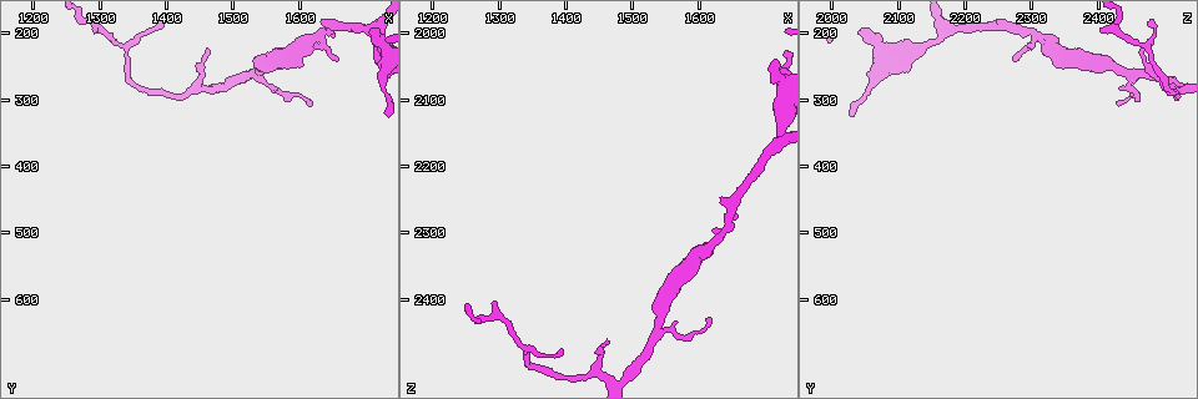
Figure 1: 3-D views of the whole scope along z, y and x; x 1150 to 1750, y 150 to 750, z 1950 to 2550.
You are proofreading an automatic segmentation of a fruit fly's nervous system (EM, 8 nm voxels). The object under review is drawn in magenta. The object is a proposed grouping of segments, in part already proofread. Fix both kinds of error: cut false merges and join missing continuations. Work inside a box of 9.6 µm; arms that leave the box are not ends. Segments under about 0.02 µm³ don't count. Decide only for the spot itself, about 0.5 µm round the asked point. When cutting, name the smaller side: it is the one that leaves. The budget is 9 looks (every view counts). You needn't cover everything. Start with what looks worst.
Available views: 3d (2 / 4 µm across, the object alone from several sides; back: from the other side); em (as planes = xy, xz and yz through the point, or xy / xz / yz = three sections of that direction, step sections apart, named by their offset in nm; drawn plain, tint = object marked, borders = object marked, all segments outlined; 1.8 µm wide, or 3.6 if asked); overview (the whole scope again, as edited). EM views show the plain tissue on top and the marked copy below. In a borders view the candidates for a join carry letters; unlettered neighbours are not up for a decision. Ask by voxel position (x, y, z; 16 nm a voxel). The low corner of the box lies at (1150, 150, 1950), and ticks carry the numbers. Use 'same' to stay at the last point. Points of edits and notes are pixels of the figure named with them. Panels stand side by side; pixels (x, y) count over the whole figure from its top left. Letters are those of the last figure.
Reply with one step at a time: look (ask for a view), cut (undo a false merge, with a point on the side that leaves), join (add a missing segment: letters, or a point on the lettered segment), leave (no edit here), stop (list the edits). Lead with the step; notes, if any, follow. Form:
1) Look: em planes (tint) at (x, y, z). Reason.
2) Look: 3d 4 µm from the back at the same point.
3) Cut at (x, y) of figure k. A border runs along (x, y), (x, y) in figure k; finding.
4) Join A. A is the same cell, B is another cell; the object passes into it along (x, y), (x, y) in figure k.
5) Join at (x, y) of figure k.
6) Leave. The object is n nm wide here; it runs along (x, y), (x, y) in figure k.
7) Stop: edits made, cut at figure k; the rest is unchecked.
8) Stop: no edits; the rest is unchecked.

Look: 3d 4 µm at (1715, 195, 2045). Branch stops here.

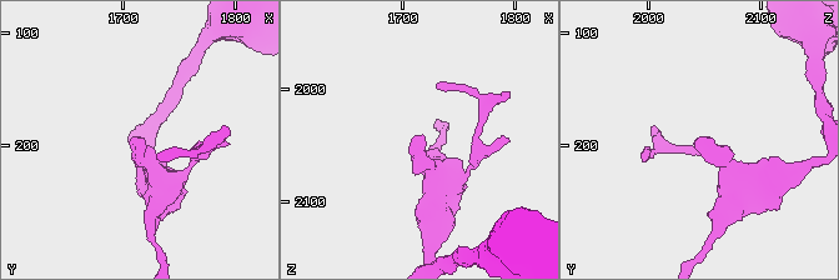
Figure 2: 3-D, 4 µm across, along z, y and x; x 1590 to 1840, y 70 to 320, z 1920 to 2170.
Look: em planes (borders) at (1720, 198, 2040). Now the EM.

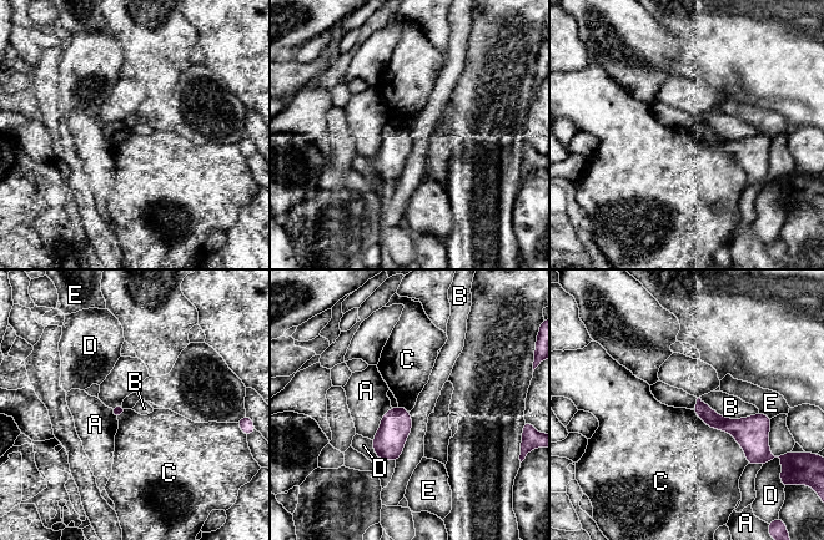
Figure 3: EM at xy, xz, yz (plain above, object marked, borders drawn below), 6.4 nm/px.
Leave. A, B, C, D and E are other cells; a border runs along (692, 410), (727, 430), (747, 464) in figure 3; no lettered segment goes on from it.

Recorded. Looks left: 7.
Look: 3d 4 µm at (1460, 220, 2465). Tapers out.

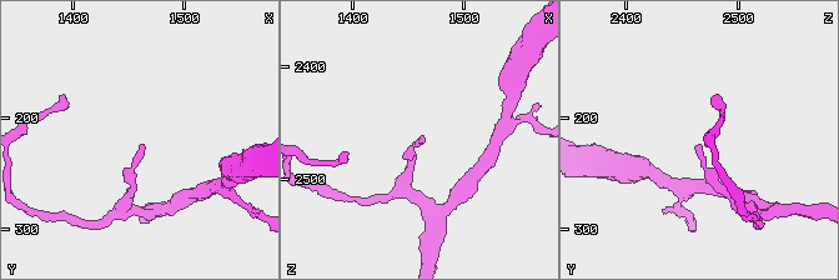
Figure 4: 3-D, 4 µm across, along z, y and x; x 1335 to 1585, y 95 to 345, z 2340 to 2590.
Look: em planes (borders) at (1460, 222, 2466). Now the EM.

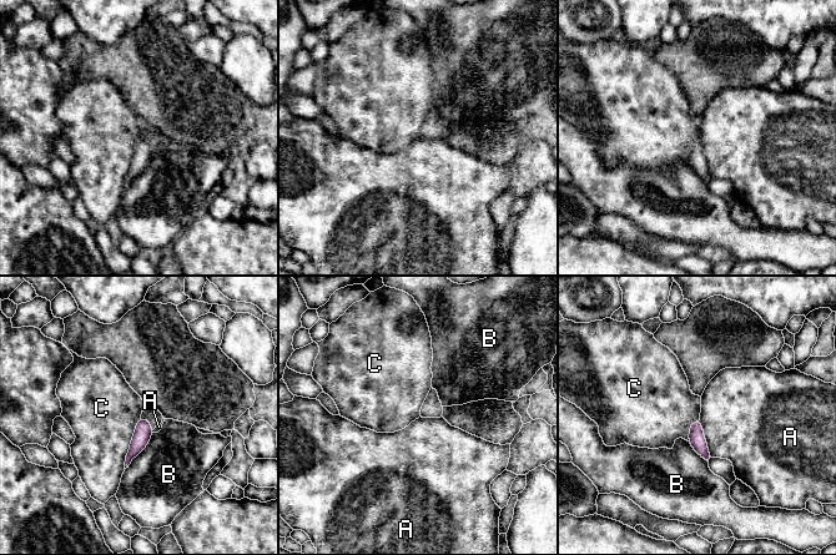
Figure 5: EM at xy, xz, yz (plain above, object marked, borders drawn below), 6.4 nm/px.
Leave. The longest contact is with C, 360 nm; A, B and C are other cells; no lettered segment goes on from it.

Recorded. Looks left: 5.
Look: 3d 4 µm at (1660, 240, 2275). Branch stops here.

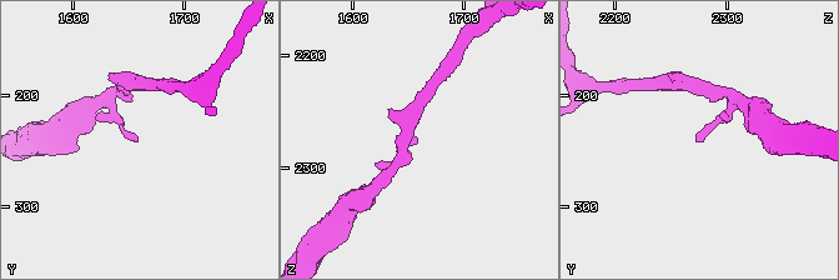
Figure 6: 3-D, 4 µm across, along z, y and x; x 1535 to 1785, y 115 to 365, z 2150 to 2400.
Look: em xy step 16 (borders) at (1660, 238, 2274).

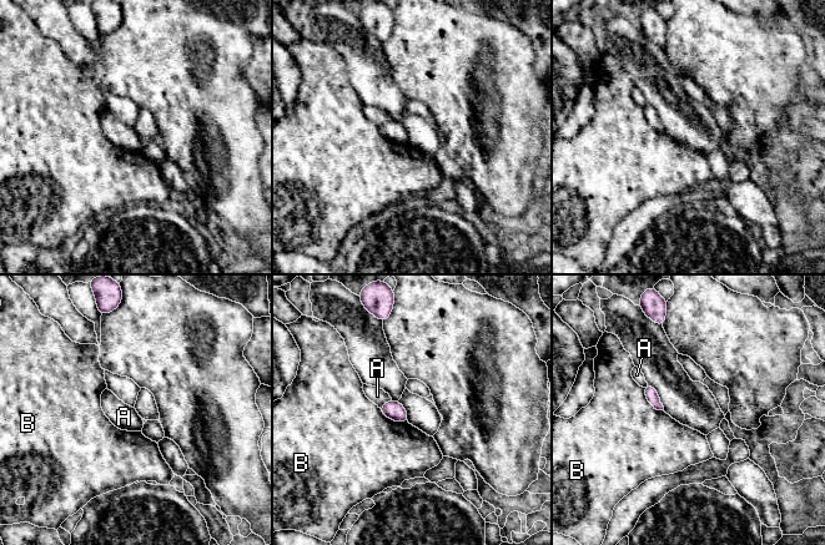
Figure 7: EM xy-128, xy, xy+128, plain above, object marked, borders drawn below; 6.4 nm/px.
Look: em planes (borders) at the same point. Another direction.

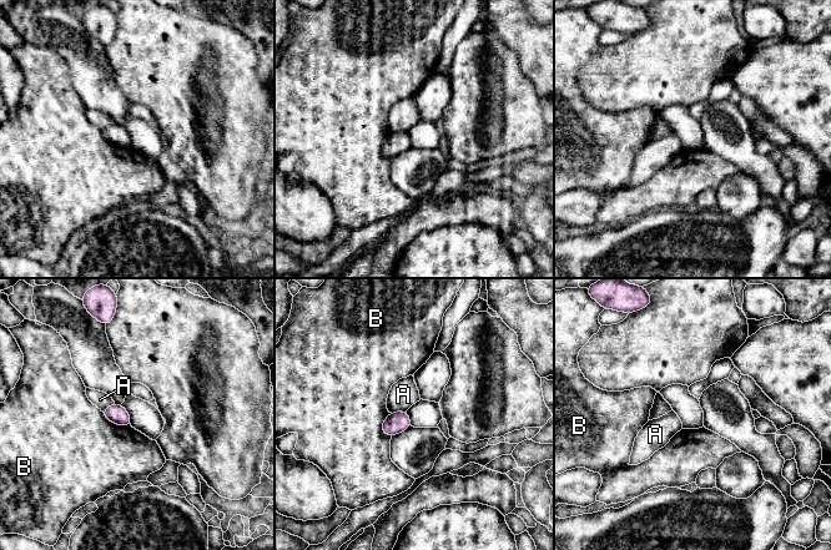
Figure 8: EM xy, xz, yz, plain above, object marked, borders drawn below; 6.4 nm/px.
Leave. The object is 120 nm wide here; A and B are other cells; no lettered segment goes on from it.

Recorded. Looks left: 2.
Look: em 3.6 µm planes (borders) at (1615, 305, 2430).

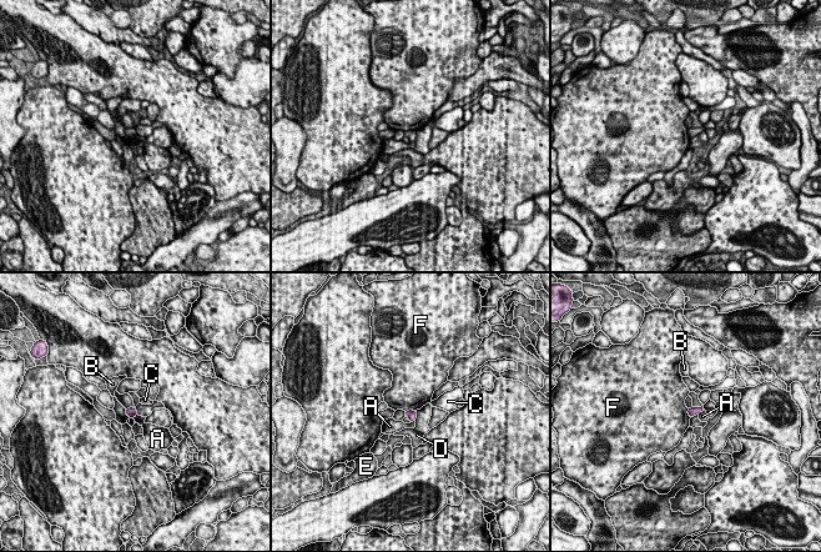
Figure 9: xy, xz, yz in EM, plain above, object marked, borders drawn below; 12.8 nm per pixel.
Leave. A, B, C, D, E and F are other cells; a border runs along (416, 410), (404, 411) in figure 9; none of them fits.

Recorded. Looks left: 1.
Stop: no edits; the rest is unchecked.

